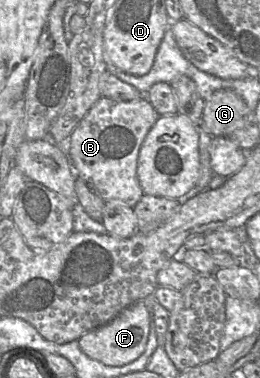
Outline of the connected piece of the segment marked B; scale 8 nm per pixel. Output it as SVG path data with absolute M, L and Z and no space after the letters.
M101 96L72 131L66 144L66 153L76 175L86 181L104 201L116 200L133 208L143 195L137 178L139 150L159 116L146 96L127 102Z

